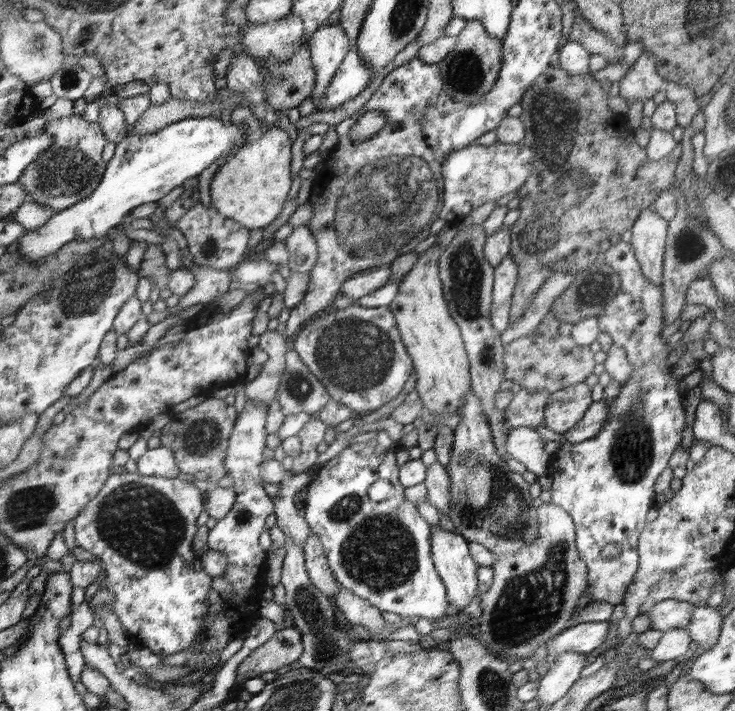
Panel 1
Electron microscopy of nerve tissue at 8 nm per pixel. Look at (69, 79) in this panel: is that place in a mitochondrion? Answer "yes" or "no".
no

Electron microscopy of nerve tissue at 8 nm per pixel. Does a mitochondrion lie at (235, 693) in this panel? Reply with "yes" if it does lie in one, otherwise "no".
no

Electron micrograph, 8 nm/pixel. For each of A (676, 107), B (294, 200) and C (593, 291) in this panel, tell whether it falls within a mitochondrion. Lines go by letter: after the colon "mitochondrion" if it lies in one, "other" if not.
A: other
B: other
C: mitochondrion

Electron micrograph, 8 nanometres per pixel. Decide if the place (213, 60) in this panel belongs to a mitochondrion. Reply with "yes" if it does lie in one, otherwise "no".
no

